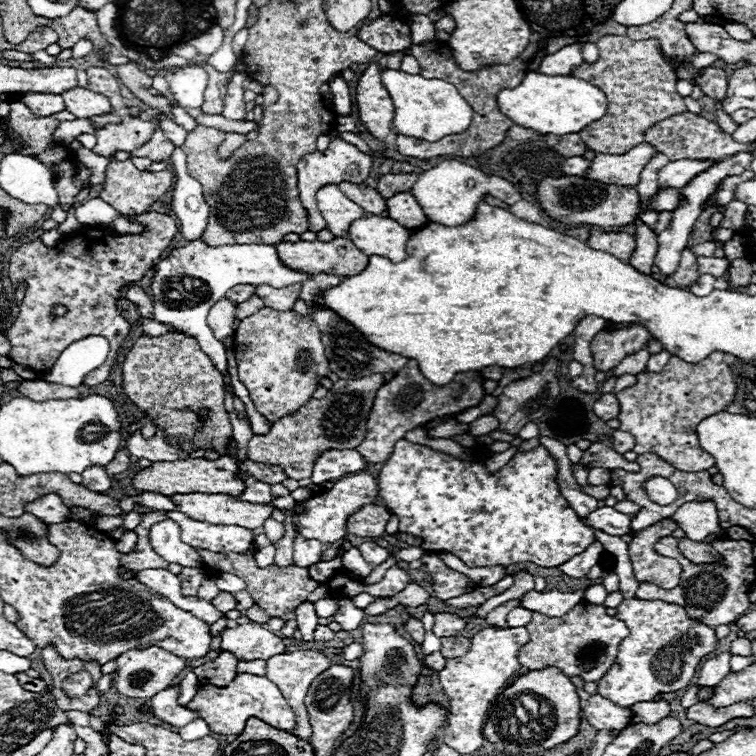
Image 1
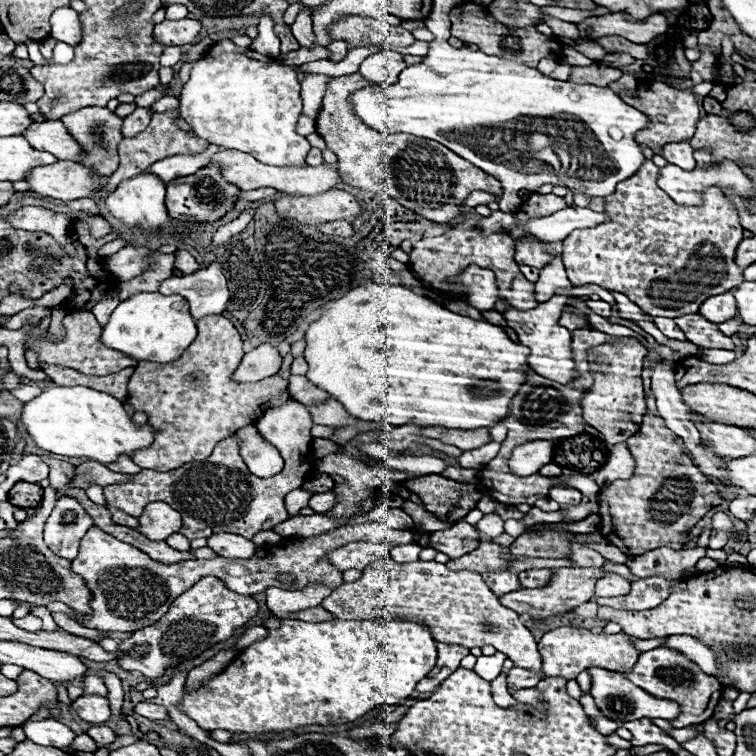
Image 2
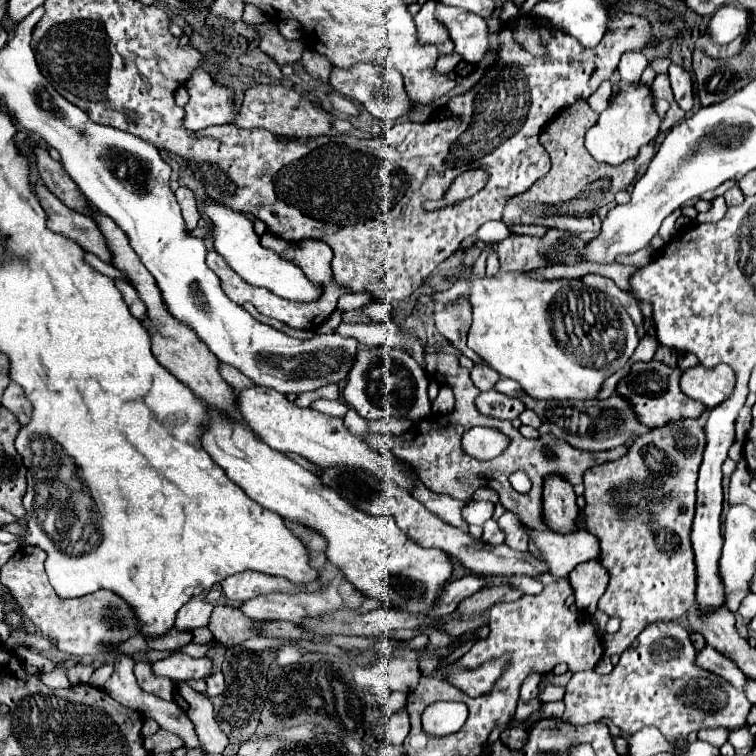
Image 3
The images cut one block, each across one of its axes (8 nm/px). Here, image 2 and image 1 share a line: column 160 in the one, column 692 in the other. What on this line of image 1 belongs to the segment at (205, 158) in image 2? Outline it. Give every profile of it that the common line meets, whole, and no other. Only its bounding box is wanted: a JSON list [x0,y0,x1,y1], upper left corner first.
[658,160,714,188]

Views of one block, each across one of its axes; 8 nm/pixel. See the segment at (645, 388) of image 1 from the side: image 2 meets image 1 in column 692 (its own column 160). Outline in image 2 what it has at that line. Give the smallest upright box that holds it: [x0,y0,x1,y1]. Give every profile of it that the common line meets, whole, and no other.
[128,314,290,472]

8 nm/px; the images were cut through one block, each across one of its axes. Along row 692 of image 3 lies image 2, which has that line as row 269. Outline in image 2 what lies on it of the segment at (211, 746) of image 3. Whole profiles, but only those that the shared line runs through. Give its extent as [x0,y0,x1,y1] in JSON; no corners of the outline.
[176,250,200,274]

